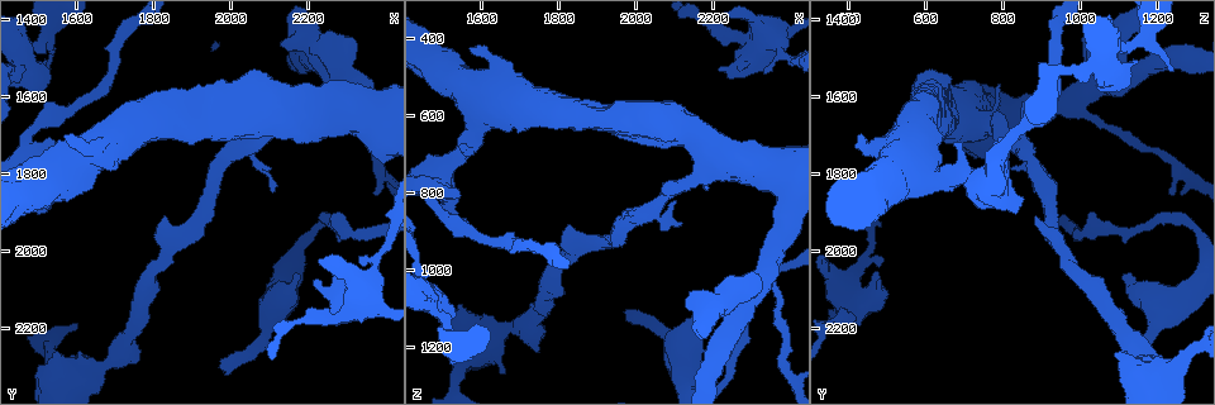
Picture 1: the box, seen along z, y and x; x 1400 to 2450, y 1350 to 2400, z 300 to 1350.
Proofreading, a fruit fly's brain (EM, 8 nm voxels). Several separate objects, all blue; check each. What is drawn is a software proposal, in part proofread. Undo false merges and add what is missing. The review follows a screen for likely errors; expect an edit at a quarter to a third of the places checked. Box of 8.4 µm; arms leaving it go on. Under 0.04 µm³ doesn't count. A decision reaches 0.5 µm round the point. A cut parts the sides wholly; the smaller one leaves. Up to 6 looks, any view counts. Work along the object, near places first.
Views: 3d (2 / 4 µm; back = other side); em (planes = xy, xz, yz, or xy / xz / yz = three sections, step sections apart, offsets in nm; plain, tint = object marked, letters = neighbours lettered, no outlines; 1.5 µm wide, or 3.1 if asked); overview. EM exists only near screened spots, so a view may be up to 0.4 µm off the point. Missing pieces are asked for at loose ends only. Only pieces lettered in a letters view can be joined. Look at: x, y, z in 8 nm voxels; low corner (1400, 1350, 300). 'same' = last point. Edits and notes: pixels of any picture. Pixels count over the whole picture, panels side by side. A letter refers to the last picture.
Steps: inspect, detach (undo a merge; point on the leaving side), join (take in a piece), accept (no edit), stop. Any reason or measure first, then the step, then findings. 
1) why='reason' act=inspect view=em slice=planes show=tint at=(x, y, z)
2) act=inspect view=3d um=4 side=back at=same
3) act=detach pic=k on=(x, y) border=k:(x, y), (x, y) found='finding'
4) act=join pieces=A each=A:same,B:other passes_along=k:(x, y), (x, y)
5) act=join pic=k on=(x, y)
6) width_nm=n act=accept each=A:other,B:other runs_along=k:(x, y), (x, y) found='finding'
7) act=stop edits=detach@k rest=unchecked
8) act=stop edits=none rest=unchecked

why='branch stops here' act=inspect view=em slice=planes show=letters at=(2205, 1570, 665)

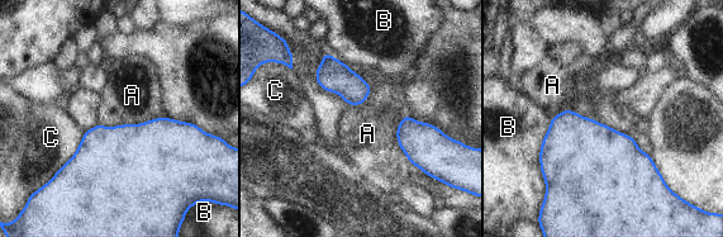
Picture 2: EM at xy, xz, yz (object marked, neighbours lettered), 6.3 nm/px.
longest_contact=B:500nm act=accept each=A:other,B:other,C:other found='no lettered piece goes on from it'

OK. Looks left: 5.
why='free end' act=inspect view=3d um=4 at=(2335, 2020, 495)

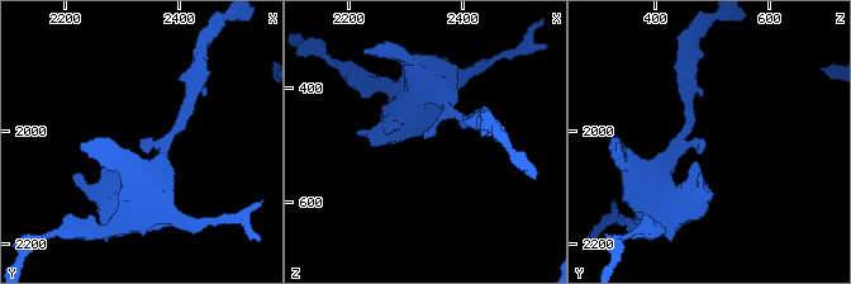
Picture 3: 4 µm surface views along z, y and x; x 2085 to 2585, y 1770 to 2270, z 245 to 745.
arm_widths_nm=170,280 act=inspect view=em slice=planes show=letters at=(2335, 2025, 490)

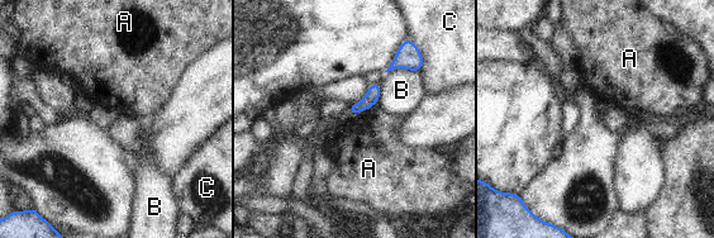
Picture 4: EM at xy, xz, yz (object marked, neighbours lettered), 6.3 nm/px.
longest_contact=B:220nm act=accept each=A:other,B:other,C:other found='no lettered piece goes on from it'

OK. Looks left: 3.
why='free end' act=inspect view=em slice=xy step=4 show=tint at=(1980, 2320, 1130)

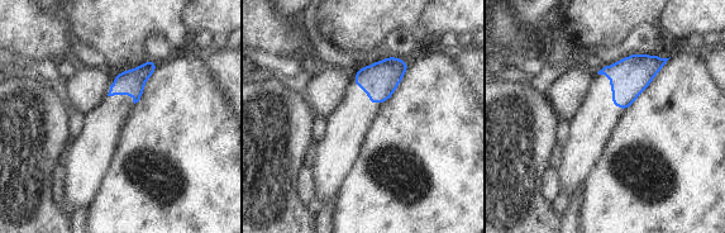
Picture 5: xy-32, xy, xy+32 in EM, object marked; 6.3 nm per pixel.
why='another direction' act=inspect view=em slice=planes show=letters at=same

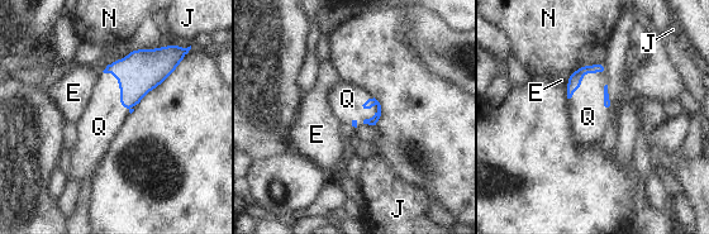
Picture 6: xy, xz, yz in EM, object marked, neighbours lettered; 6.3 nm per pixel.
act=join pieces=Q each=E:other,J:other,N:other,Q:same passes_along=6:(143, 70), (119, 91), (104, 118) found='the neuron continues'

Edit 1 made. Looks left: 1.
act=stop edits=join@6 rest=unchecked

